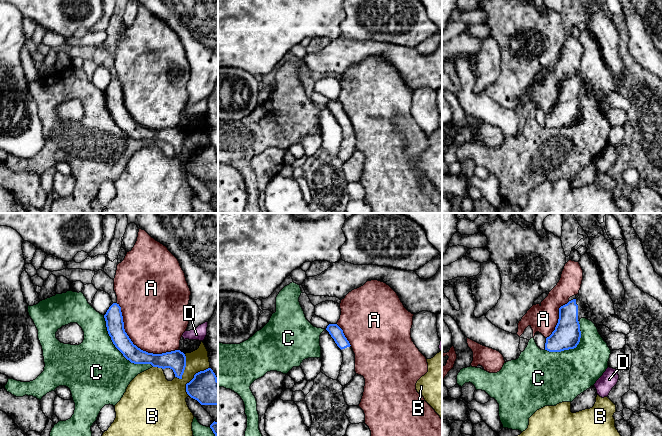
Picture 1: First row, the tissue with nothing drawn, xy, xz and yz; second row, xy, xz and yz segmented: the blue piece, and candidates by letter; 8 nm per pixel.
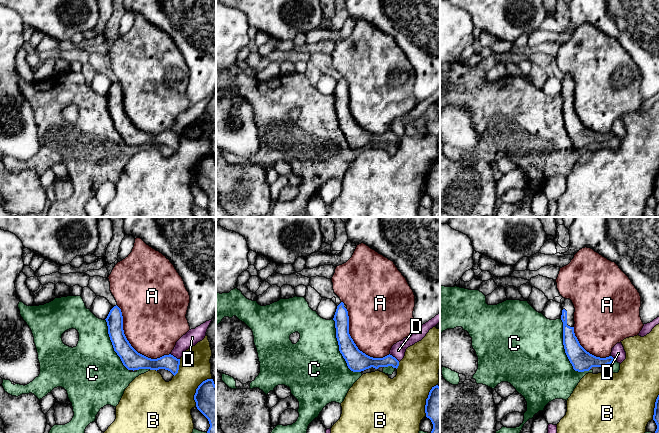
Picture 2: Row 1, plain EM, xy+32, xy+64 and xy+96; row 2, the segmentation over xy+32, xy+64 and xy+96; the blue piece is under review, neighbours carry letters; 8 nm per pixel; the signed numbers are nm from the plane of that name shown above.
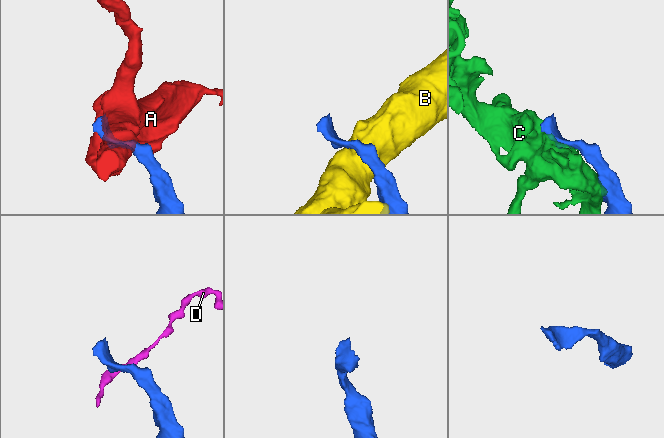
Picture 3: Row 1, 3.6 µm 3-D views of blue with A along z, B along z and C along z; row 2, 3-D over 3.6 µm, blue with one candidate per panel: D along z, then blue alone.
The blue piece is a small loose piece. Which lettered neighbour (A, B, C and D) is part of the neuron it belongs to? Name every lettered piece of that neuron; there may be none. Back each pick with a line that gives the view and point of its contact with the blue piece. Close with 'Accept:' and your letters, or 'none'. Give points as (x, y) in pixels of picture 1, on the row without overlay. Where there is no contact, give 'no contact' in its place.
Accept: none

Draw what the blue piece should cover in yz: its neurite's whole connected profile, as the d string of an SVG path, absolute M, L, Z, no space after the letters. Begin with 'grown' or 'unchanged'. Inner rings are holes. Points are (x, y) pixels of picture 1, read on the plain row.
grown | M587 28L581 32L579 40L583 46L579 72L559 84L558 99L552 110L546 114L545 126L561 128L576 124L581 114L581 94L595 100L611 127L623 125L626 121L626 111L612 108L602 99L604 95L615 91L615 86L598 42Z

